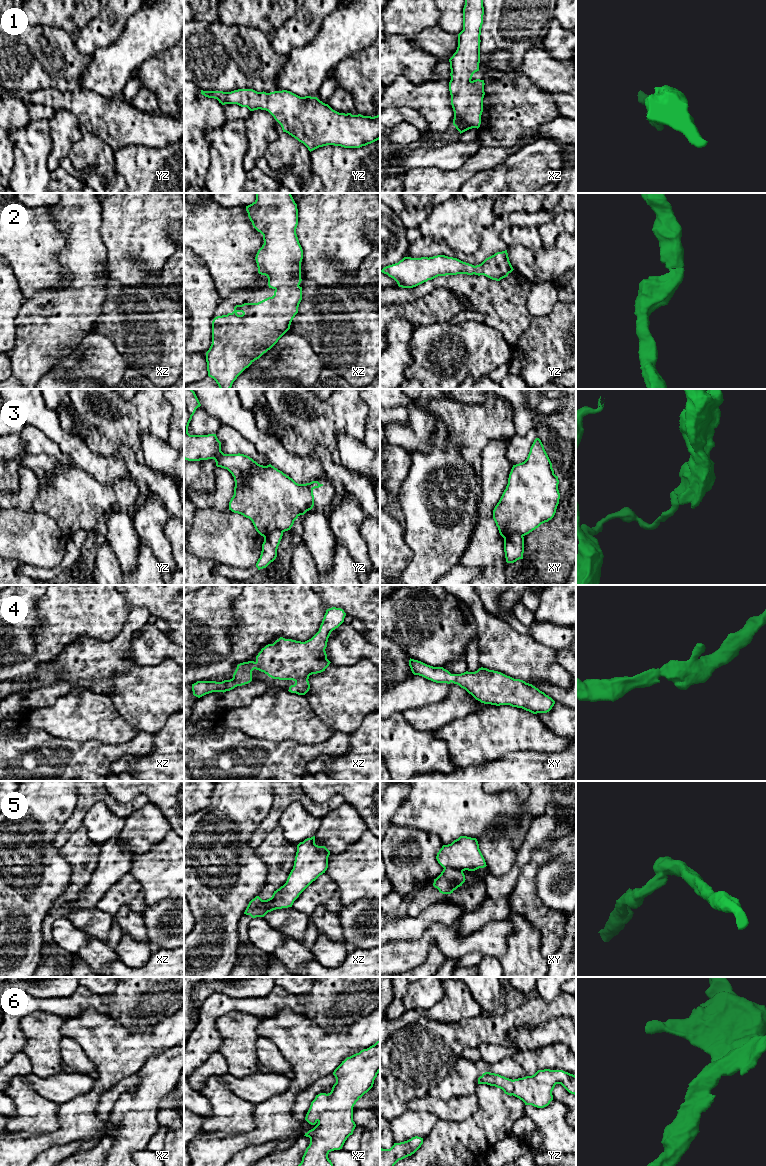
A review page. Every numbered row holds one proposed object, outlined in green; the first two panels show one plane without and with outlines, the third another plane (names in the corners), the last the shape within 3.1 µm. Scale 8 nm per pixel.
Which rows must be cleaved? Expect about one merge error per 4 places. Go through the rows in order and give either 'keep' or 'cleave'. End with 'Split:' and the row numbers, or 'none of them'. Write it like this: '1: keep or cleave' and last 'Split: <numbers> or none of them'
1: keep
2: keep
3: cleave
4: keep
5: cleave
6: keep
Split: 3, 5

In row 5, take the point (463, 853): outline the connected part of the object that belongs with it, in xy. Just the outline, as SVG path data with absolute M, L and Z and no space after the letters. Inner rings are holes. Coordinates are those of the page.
M460 836L451 844L443 845L436 859L443 868L475 871L486 867L476 838Z

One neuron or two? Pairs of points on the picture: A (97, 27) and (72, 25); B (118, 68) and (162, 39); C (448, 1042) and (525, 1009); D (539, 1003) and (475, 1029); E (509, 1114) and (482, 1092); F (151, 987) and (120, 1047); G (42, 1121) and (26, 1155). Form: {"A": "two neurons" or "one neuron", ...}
{"A": "two neurons", "B": "one neuron", "C": "one neuron", "D": "one neuron", "E": "one neuron", "F": "two neurons", "G": "two neurons"}

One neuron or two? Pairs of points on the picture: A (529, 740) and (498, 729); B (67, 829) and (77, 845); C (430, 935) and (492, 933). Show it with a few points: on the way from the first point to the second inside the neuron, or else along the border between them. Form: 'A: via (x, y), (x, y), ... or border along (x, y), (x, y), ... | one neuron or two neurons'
A: via (521, 732), (514, 729), (506, 729) | one neuron
B: border along (82, 824), (60, 849) | two neurons
C: via (445, 938), (450, 942), (477, 941) | one neuron

